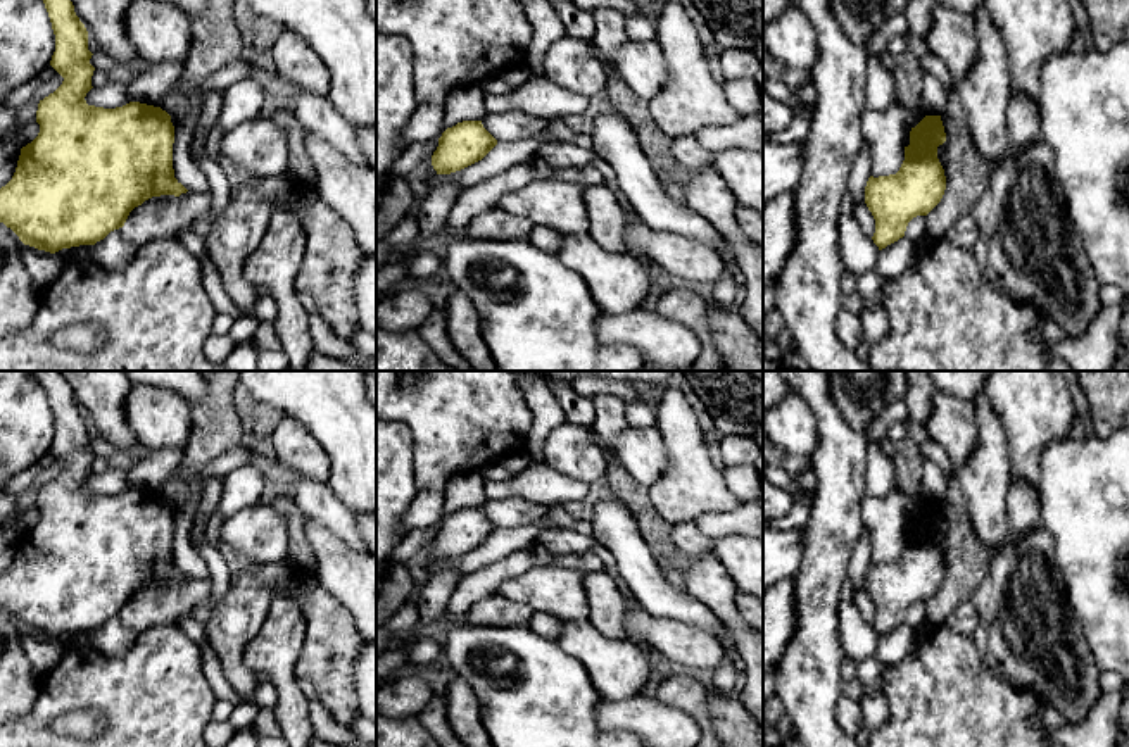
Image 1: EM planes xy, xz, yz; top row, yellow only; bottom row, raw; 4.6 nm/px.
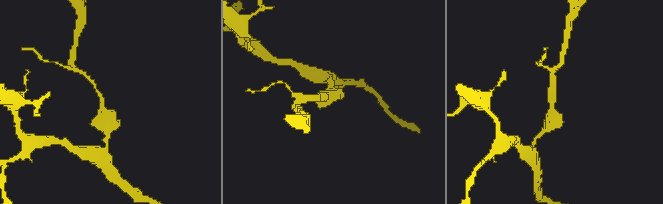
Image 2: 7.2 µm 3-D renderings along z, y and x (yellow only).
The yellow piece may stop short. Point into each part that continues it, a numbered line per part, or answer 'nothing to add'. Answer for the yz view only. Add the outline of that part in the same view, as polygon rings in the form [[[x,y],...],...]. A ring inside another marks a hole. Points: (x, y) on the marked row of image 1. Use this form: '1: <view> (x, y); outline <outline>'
nothing to add

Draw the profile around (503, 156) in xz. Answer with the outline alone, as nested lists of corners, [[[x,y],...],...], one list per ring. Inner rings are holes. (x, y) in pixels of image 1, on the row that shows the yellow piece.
[[[549,122],[547,129],[518,143],[497,143],[482,160],[451,173],[451,174],[435,174],[428,178],[430,190],[438,188],[445,183],[456,183],[461,191],[489,179],[508,167],[513,167],[520,162],[525,162],[535,155],[539,155],[540,148],[551,141],[551,129],[556,122]]]

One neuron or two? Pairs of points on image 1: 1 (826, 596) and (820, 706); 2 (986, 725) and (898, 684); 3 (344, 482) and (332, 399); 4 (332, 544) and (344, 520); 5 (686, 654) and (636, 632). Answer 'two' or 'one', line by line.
1: one
2: one
3: one
4: two
5: one

